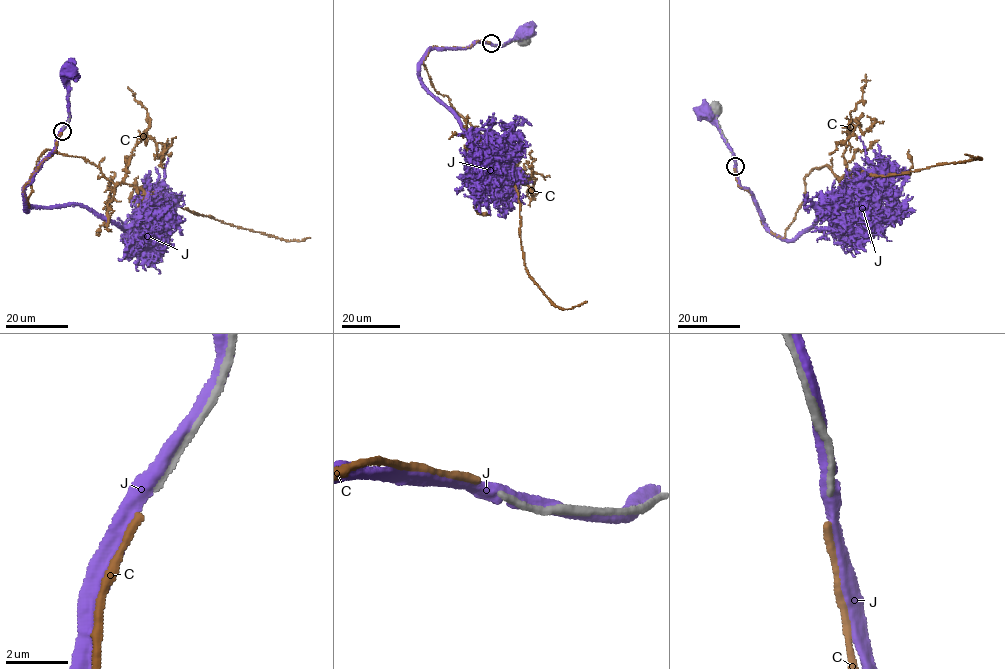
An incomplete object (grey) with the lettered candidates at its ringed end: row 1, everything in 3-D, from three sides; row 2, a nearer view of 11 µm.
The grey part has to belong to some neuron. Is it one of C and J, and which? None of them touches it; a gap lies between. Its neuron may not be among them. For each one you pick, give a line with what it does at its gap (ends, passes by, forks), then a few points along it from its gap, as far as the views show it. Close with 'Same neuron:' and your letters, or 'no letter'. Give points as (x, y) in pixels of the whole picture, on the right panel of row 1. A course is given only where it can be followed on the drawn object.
C: it ends there; it runs (735, 169), (762, 224), (784, 237), (814, 169), (827, 165), (839, 179), (981, 159), (965, 154)
Same neuron: C

